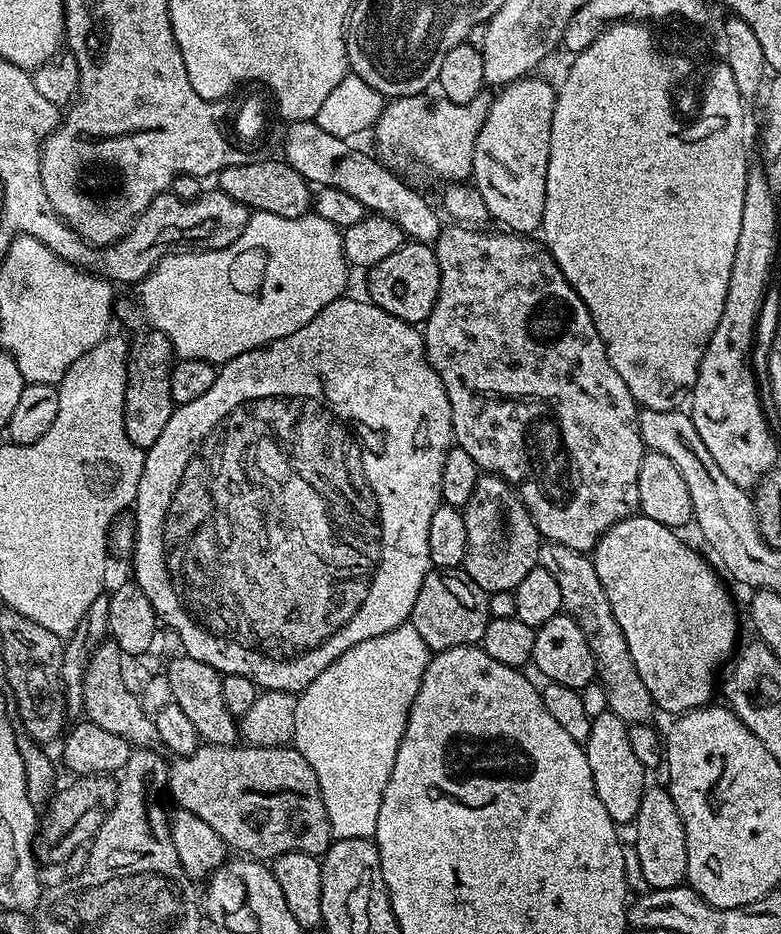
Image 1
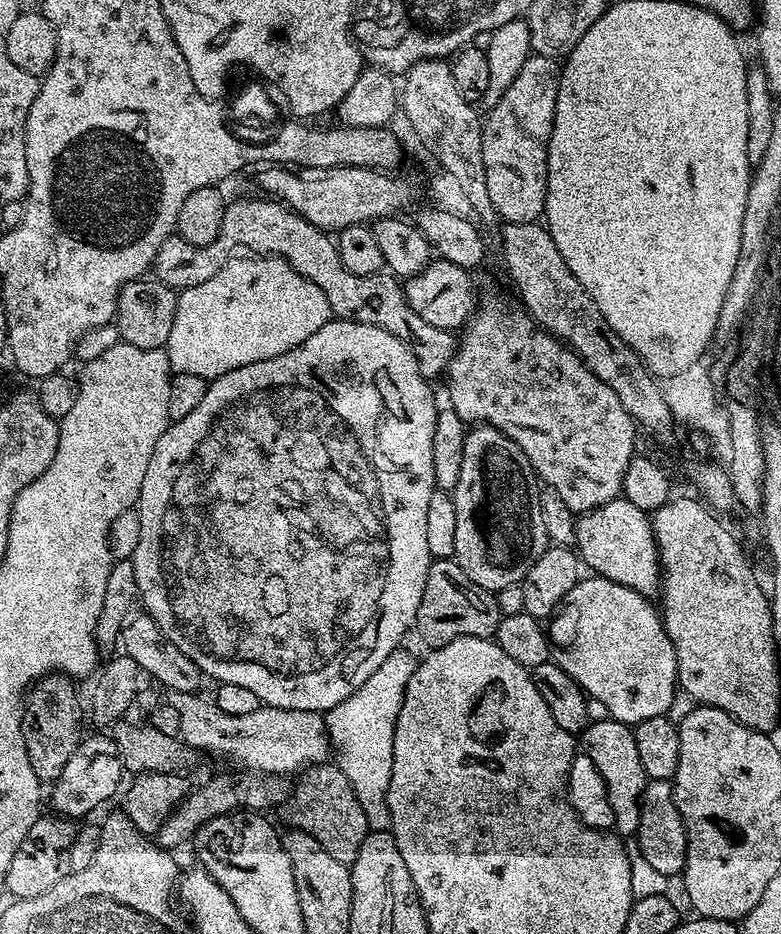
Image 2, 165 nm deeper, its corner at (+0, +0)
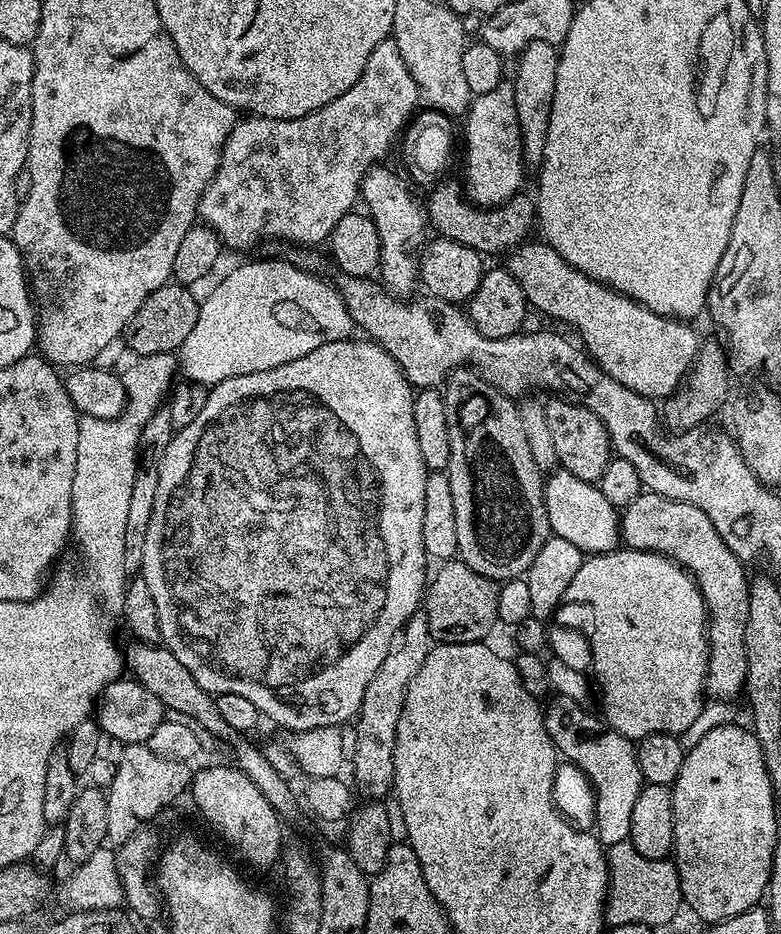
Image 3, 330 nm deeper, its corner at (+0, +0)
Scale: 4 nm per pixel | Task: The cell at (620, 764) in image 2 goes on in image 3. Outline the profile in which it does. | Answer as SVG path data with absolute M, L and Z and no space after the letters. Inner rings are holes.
M557 694L548 702L544 721L557 753L565 761L576 764L592 784L596 796L596 839L605 846L627 840L630 834L630 814L645 785L642 770L638 770L636 744L609 728L603 719L595 720L583 703Z

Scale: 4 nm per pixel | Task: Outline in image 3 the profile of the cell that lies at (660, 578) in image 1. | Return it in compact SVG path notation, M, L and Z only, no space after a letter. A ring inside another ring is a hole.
M557 467L544 480L544 501L551 535L566 538L566 542L578 546L578 550L586 554L613 552L621 543L618 509L606 502L602 490L595 483L574 478L574 474Z

